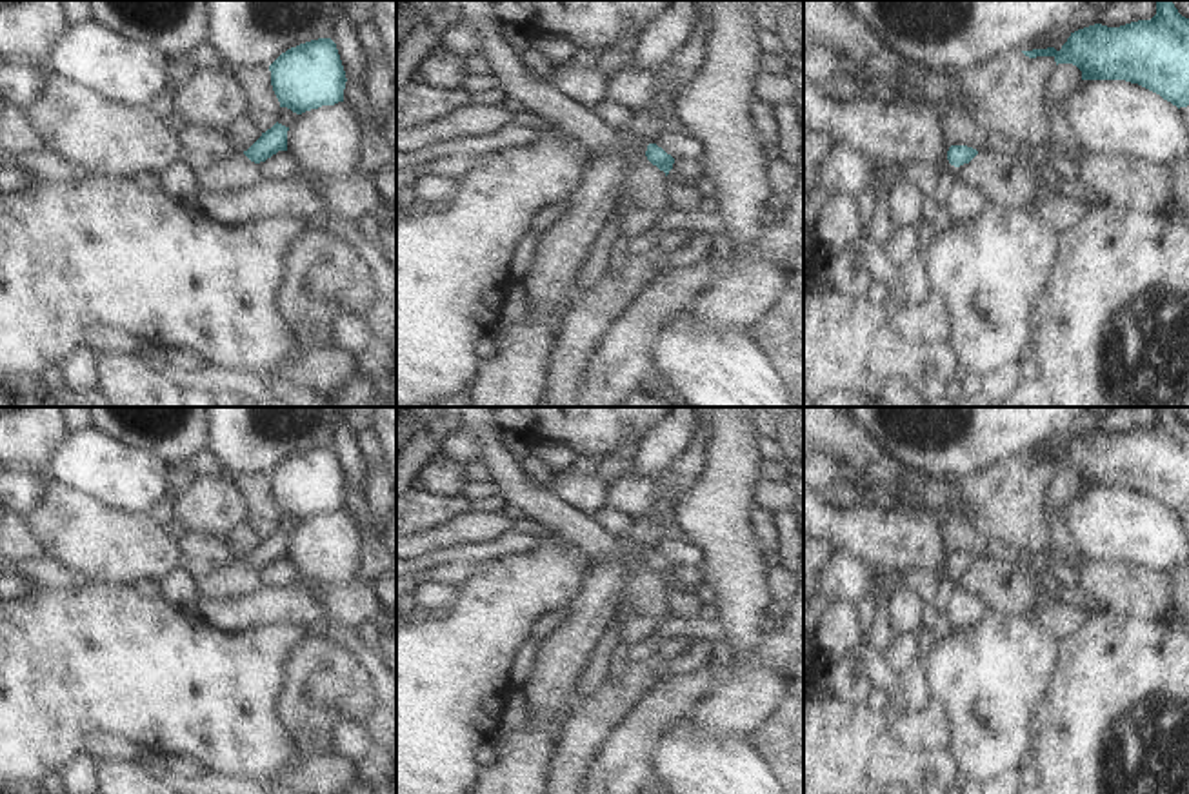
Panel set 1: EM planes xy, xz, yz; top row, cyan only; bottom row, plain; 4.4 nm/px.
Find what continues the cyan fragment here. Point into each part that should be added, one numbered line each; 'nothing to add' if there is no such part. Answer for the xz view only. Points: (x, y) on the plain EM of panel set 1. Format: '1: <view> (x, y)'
nothing to add

